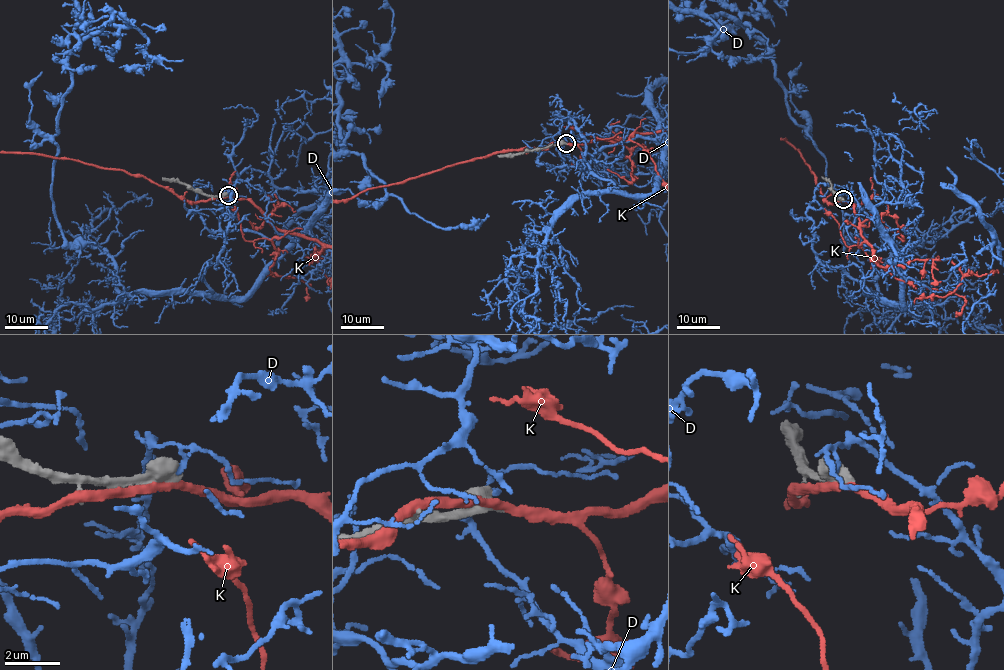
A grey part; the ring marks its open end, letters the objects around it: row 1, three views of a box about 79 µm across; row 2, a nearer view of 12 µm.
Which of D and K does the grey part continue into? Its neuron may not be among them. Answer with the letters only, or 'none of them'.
none of them

